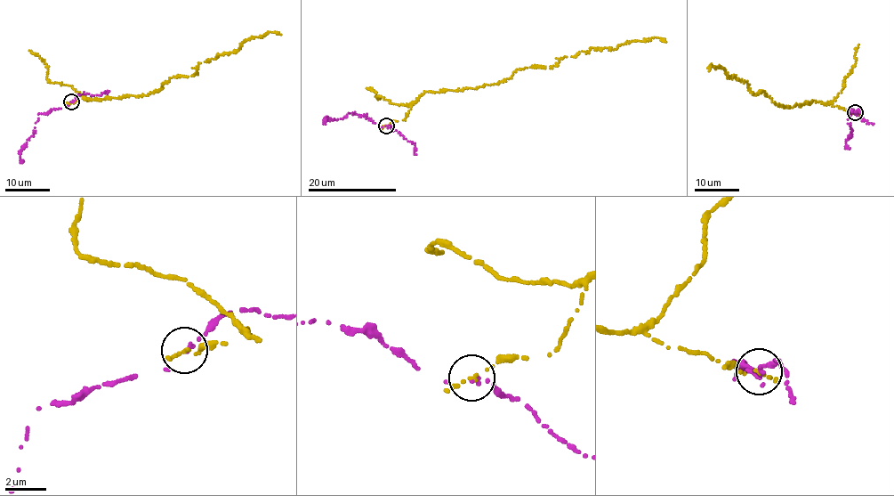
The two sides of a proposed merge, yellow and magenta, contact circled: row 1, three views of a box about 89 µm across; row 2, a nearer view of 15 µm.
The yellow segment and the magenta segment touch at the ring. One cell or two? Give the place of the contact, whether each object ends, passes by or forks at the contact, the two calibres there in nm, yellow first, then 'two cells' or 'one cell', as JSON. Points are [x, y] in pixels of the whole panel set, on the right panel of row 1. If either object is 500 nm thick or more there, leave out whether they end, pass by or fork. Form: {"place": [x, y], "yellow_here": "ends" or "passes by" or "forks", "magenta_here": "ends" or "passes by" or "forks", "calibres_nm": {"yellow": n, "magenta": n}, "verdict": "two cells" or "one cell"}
{"place": [855, 112], "yellow_here": "ends", "magenta_here": "passes by", "calibres_nm": {"yellow": 200, "magenta": 110}, "verdict": "two cells"}

